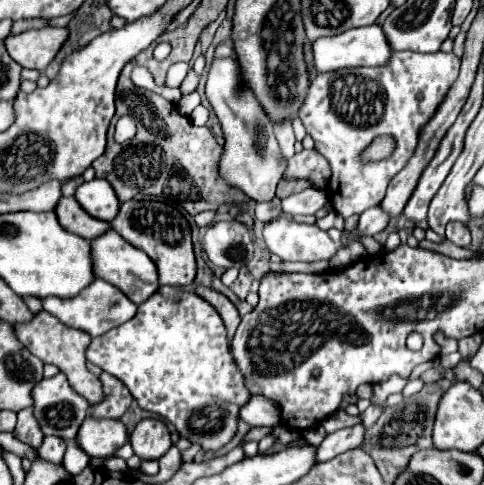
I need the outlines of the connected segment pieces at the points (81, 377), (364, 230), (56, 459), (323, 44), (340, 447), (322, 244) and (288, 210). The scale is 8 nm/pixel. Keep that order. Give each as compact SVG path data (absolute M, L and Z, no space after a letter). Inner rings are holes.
M40 312L32 318L32 322L22 324L22 326L14 326L16 338L22 342L24 348L28 348L34 356L38 356L44 364L54 364L60 368L62 374L66 374L68 384L72 386L72 390L76 394L80 394L82 398L88 400L90 406L96 406L104 400L104 392L102 392L102 382L98 380L98 376L94 376L92 372L88 372L86 368L86 348L90 344L90 336L80 332L80 330L70 330L68 326L60 324L60 320L56 320L52 314L48 312Z
M380 206L368 208L360 216L356 232L350 232L350 240L358 238L358 236L376 236L378 232L382 232L388 226L388 222L390 222L390 216Z
M46 436L44 442L38 448L38 454L40 454L42 460L60 464L62 456L64 456L64 450L66 450L66 442L64 440L56 440L56 436Z
M372 24L368 28L348 30L348 32L342 32L340 36L316 40L312 48L314 48L314 64L318 72L330 72L330 70L340 70L350 66L386 66L392 58L392 48L378 24Z
M358 424L354 428L344 428L344 430L336 430L332 434L328 434L322 444L316 448L316 464L320 462L326 462L326 460L332 460L334 456L346 452L346 450L352 450L352 448L358 448L360 446L360 440L364 438L364 426Z
M286 216L266 224L264 242L272 254L286 262L330 260L338 252L338 246L324 230L314 224L294 222Z
M306 188L298 194L292 194L282 200L282 212L290 216L298 214L316 214L326 204L326 192L316 188Z

